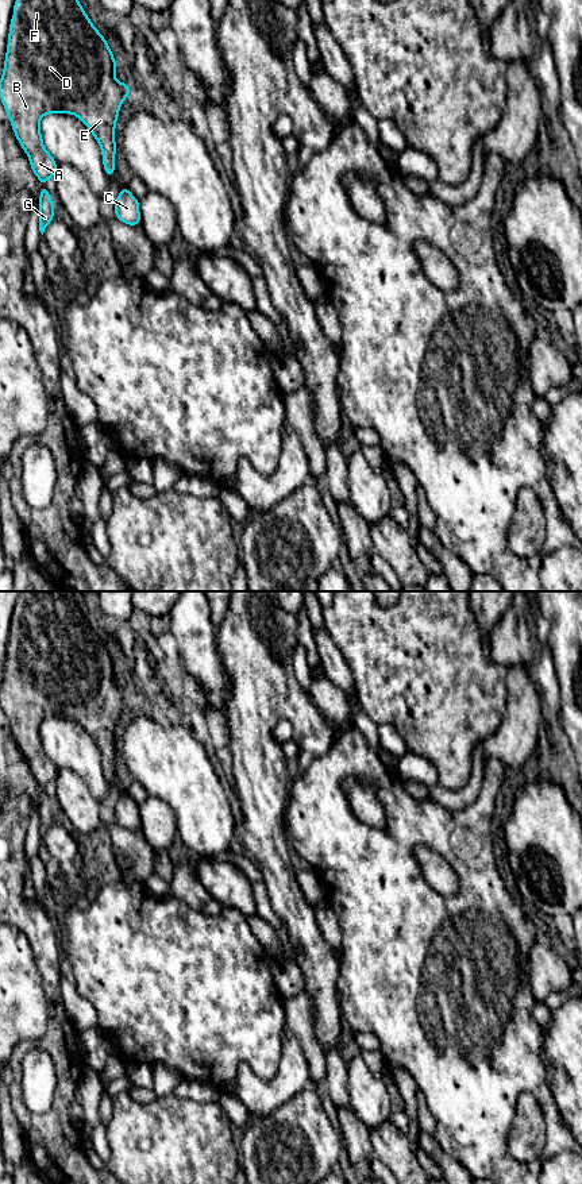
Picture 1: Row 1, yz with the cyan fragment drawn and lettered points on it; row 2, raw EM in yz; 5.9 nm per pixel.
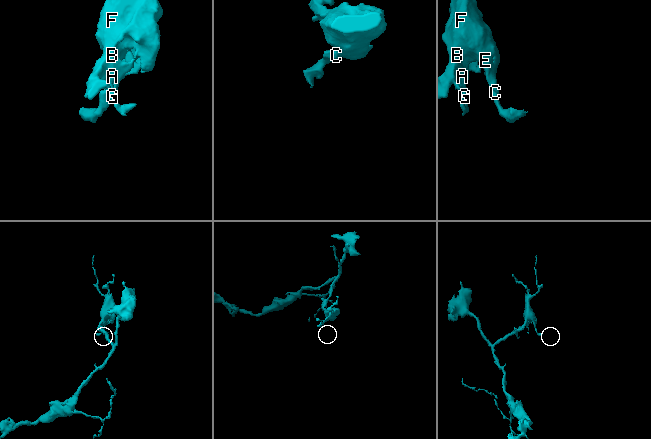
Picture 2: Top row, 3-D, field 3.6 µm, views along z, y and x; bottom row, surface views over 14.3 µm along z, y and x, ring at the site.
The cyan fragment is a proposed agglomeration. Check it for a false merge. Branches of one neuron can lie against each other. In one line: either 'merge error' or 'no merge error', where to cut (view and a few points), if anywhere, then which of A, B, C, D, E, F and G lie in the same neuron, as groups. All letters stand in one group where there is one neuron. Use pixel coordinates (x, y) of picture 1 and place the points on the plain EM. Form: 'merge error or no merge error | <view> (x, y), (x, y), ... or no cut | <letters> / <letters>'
no merge error | no cut | A B C D E F G

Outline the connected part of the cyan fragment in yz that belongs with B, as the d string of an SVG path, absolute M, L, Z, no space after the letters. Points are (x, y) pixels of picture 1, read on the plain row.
M20 591L9 629L0 702L12 734L43 788L39 802L39 836L53 825L54 809L45 787L54 782L57 767L43 751L39 725L46 718L74 718L101 752L104 775L115 779L115 730L123 705L130 701L124 687L115 684L117 670L105 643L90 628L72 591Z

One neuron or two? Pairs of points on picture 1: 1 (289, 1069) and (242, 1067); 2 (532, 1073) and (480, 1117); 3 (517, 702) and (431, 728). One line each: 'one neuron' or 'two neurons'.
1: one neuron
2: one neuron
3: two neurons

